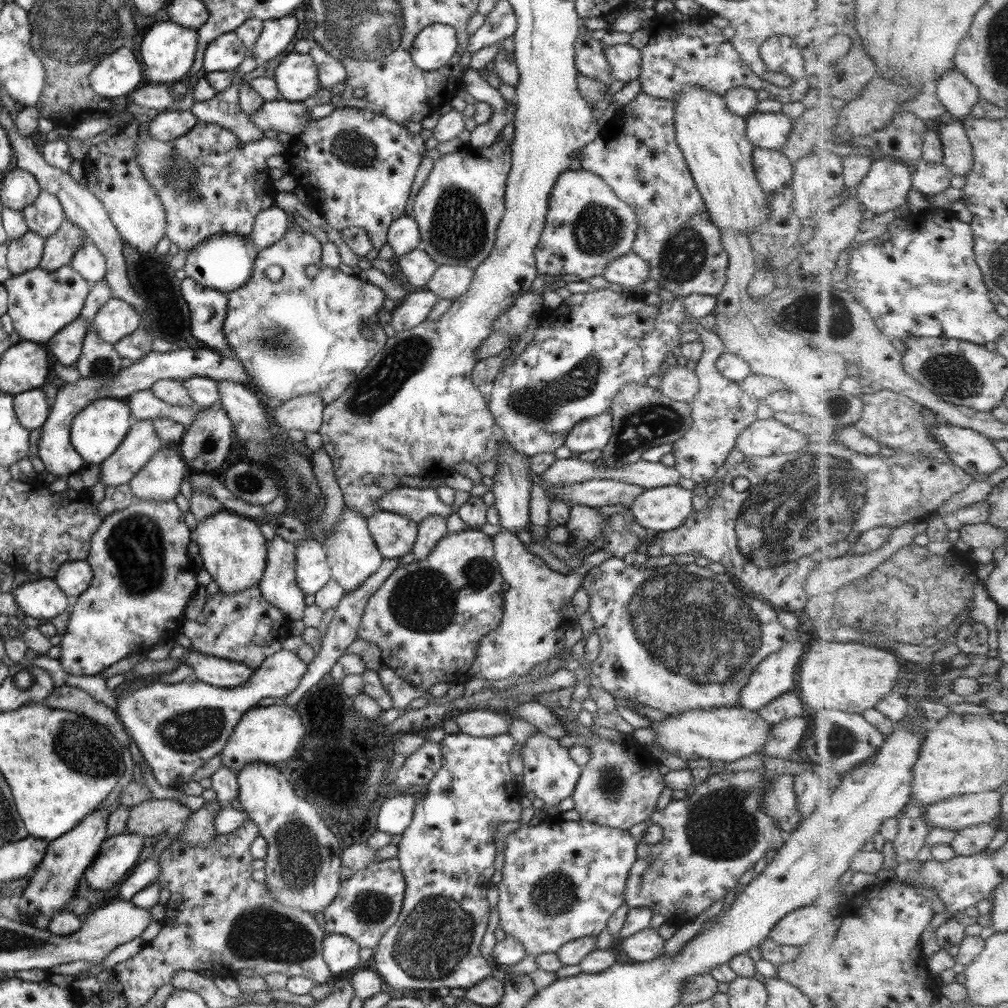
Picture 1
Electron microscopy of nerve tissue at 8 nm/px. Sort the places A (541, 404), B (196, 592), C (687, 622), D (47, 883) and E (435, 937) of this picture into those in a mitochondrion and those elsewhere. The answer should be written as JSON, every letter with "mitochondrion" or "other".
{"A":"mitochondrion","B":"other","C":"mitochondrion","D":"other","E":"mitochondrion"}

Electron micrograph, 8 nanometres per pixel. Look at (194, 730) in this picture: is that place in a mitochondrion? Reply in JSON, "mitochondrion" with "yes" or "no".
{"mitochondrion":"yes"}

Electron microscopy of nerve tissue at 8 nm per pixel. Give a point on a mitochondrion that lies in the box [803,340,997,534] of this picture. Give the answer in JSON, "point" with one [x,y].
{"point":[951,373]}

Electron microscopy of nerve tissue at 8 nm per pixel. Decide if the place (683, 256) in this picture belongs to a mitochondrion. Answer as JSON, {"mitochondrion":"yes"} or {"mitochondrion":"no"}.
{"mitochondrion":"yes"}

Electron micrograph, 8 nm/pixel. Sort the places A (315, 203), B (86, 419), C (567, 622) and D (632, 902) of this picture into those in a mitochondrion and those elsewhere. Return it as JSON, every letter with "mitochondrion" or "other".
{"A":"other","B":"other","C":"other","D":"other"}

